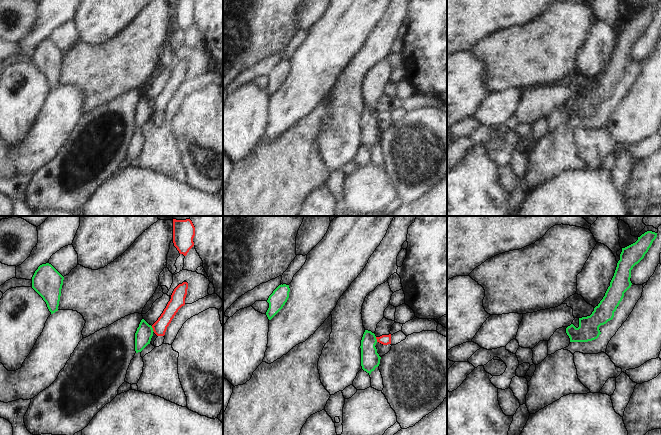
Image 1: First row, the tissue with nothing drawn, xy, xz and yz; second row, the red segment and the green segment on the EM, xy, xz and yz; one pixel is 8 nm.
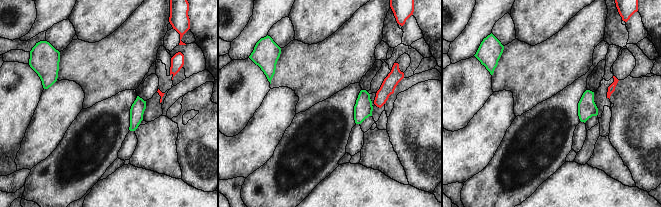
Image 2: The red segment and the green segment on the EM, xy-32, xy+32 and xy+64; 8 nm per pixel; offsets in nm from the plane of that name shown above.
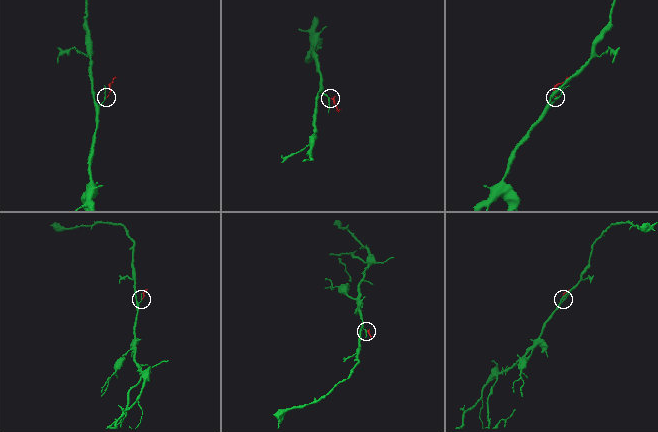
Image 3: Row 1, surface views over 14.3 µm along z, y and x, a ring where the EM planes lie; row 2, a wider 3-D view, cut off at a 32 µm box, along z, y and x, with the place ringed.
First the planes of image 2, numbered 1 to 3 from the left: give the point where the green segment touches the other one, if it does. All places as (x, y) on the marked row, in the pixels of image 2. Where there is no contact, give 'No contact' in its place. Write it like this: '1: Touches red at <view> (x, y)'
1: No contact
2: No contact
3: No contact

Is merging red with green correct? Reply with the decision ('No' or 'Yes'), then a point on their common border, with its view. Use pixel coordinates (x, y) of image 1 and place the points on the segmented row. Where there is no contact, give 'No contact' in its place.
No. Touches red at xy (153, 329)

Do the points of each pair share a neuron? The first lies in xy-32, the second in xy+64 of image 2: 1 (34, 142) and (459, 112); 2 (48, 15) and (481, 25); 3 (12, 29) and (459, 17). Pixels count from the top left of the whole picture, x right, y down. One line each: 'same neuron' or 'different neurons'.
1: different neurons
2: same neuron
3: same neuron

